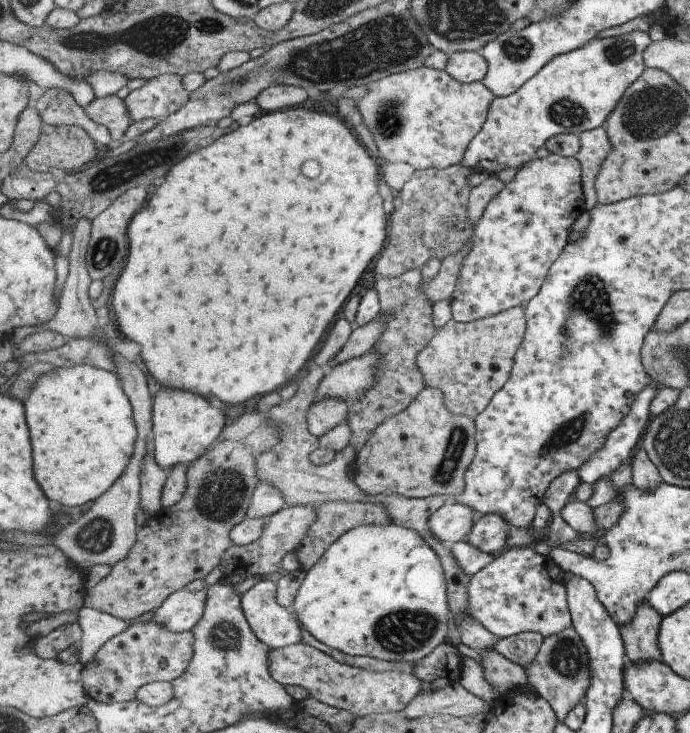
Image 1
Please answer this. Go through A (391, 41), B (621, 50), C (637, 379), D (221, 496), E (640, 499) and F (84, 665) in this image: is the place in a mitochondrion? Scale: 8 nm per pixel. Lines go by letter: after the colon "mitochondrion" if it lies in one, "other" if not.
A: mitochondrion
B: mitochondrion
C: other
D: mitochondrion
E: other
F: other

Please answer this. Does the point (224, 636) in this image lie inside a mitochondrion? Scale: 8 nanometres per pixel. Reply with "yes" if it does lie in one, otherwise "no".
yes

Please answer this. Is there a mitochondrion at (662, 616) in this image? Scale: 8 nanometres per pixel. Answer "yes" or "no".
no

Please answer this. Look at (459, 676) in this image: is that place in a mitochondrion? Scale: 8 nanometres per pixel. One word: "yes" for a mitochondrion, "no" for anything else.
no

